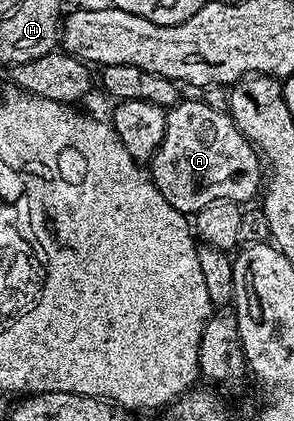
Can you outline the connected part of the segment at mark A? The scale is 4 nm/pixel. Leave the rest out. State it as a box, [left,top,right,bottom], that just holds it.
[151,101,263,215]

